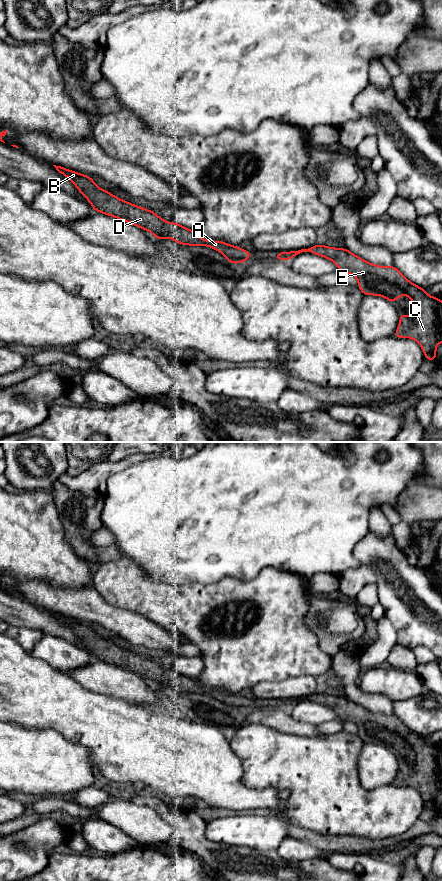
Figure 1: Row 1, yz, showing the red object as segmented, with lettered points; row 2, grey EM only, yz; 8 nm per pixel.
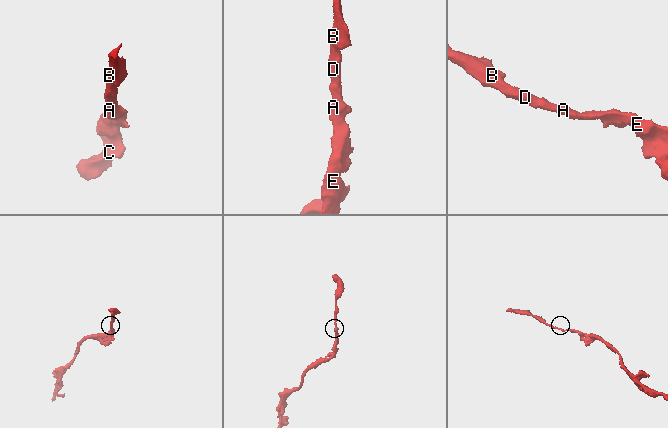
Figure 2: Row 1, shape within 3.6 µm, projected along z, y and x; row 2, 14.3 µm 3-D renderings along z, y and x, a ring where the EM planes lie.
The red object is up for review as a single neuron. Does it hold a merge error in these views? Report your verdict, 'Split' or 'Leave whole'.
Leave whole

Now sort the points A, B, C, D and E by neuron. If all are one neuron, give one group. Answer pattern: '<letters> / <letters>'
A B C D E

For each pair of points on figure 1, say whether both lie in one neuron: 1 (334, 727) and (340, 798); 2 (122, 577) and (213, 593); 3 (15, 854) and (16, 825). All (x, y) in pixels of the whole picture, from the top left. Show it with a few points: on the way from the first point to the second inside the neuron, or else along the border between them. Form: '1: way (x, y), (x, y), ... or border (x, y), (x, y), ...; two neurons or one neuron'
1: border (343, 729), (325, 735); two neurons
2: way (145, 595), (190, 595); one neuron
3: border (37, 820), (10, 834); two neurons

